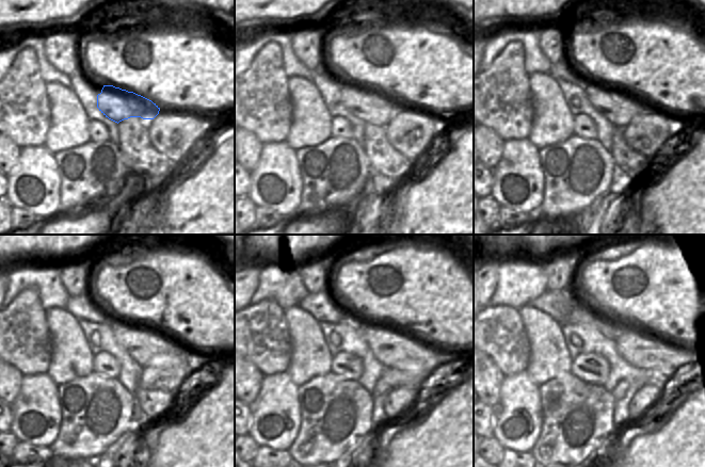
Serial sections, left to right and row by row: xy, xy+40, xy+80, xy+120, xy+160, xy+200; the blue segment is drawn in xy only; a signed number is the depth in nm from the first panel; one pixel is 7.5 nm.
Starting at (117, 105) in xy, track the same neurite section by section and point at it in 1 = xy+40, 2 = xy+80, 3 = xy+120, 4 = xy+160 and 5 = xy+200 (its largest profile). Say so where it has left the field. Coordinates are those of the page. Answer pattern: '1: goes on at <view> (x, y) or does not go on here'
1: goes on at xy+40 (371, 107)
2: goes on at xy+80 (620, 108)
3: goes on at xy+120 (149, 348)
4: goes on at xy+160 (395, 350)
5: goes on at xy+200 (669, 357)

